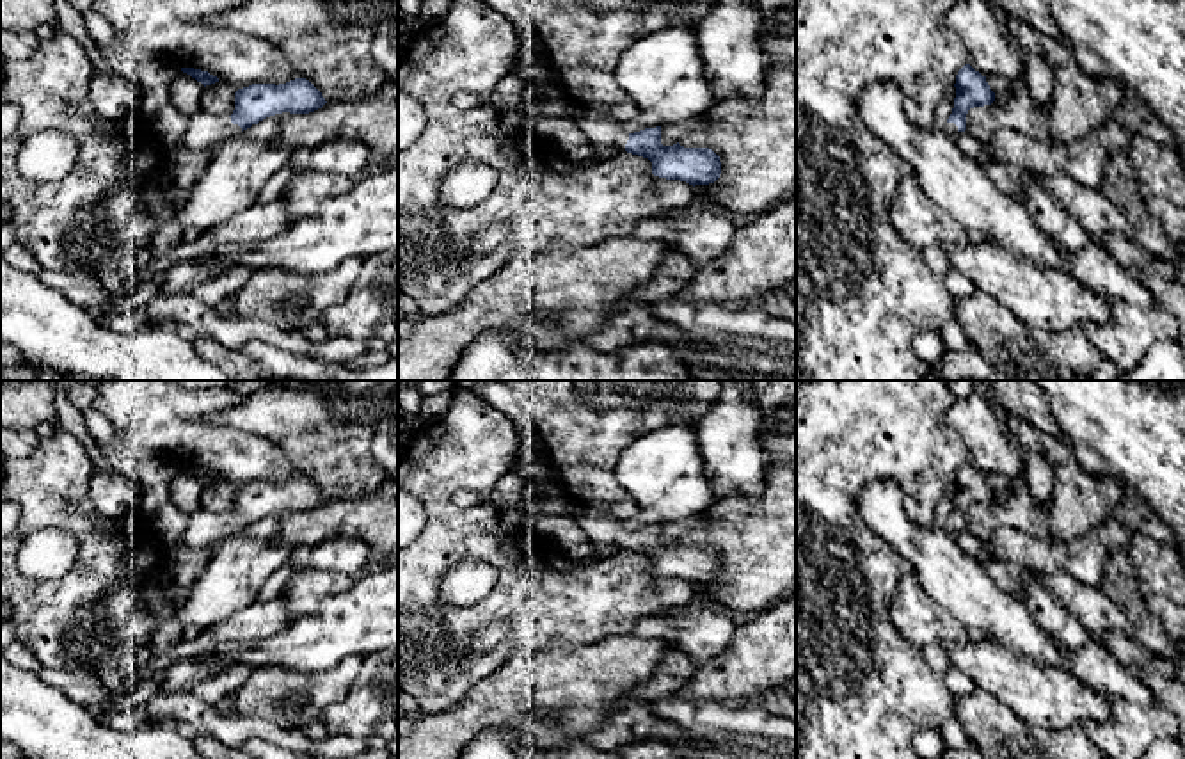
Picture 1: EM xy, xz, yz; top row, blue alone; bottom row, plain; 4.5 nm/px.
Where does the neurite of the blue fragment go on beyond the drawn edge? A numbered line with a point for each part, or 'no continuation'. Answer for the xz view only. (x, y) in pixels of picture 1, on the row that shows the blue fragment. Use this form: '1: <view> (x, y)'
1: xz (604, 134)

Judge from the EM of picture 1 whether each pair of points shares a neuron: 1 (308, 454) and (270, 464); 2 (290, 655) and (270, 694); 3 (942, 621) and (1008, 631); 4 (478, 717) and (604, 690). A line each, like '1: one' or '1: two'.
1: two
2: two
3: two
4: one

